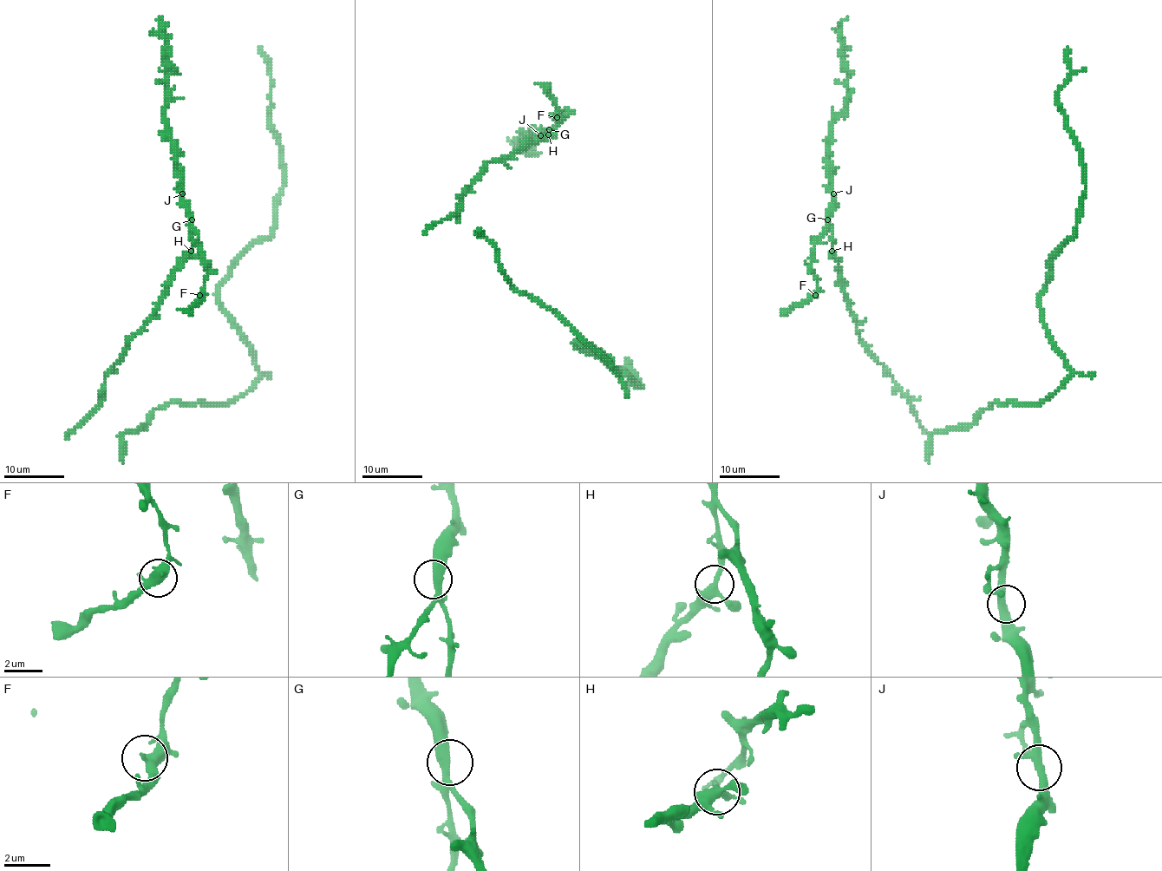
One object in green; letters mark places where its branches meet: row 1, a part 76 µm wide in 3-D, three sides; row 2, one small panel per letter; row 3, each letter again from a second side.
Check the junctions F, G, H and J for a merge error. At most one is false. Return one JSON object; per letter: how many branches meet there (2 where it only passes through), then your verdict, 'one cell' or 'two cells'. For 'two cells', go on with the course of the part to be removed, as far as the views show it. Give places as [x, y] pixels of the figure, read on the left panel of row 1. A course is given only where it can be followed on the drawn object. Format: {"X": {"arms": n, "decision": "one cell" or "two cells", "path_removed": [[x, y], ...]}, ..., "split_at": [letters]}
{"F": {"arms": 3, "decision": "one cell"}, "G": {"arms": 3, "decision": "one cell"}, "H": {"arms": 3, "decision": "one cell"}, "J": {"arms": 3, "decision": "one cell"}, "split_at": []}

